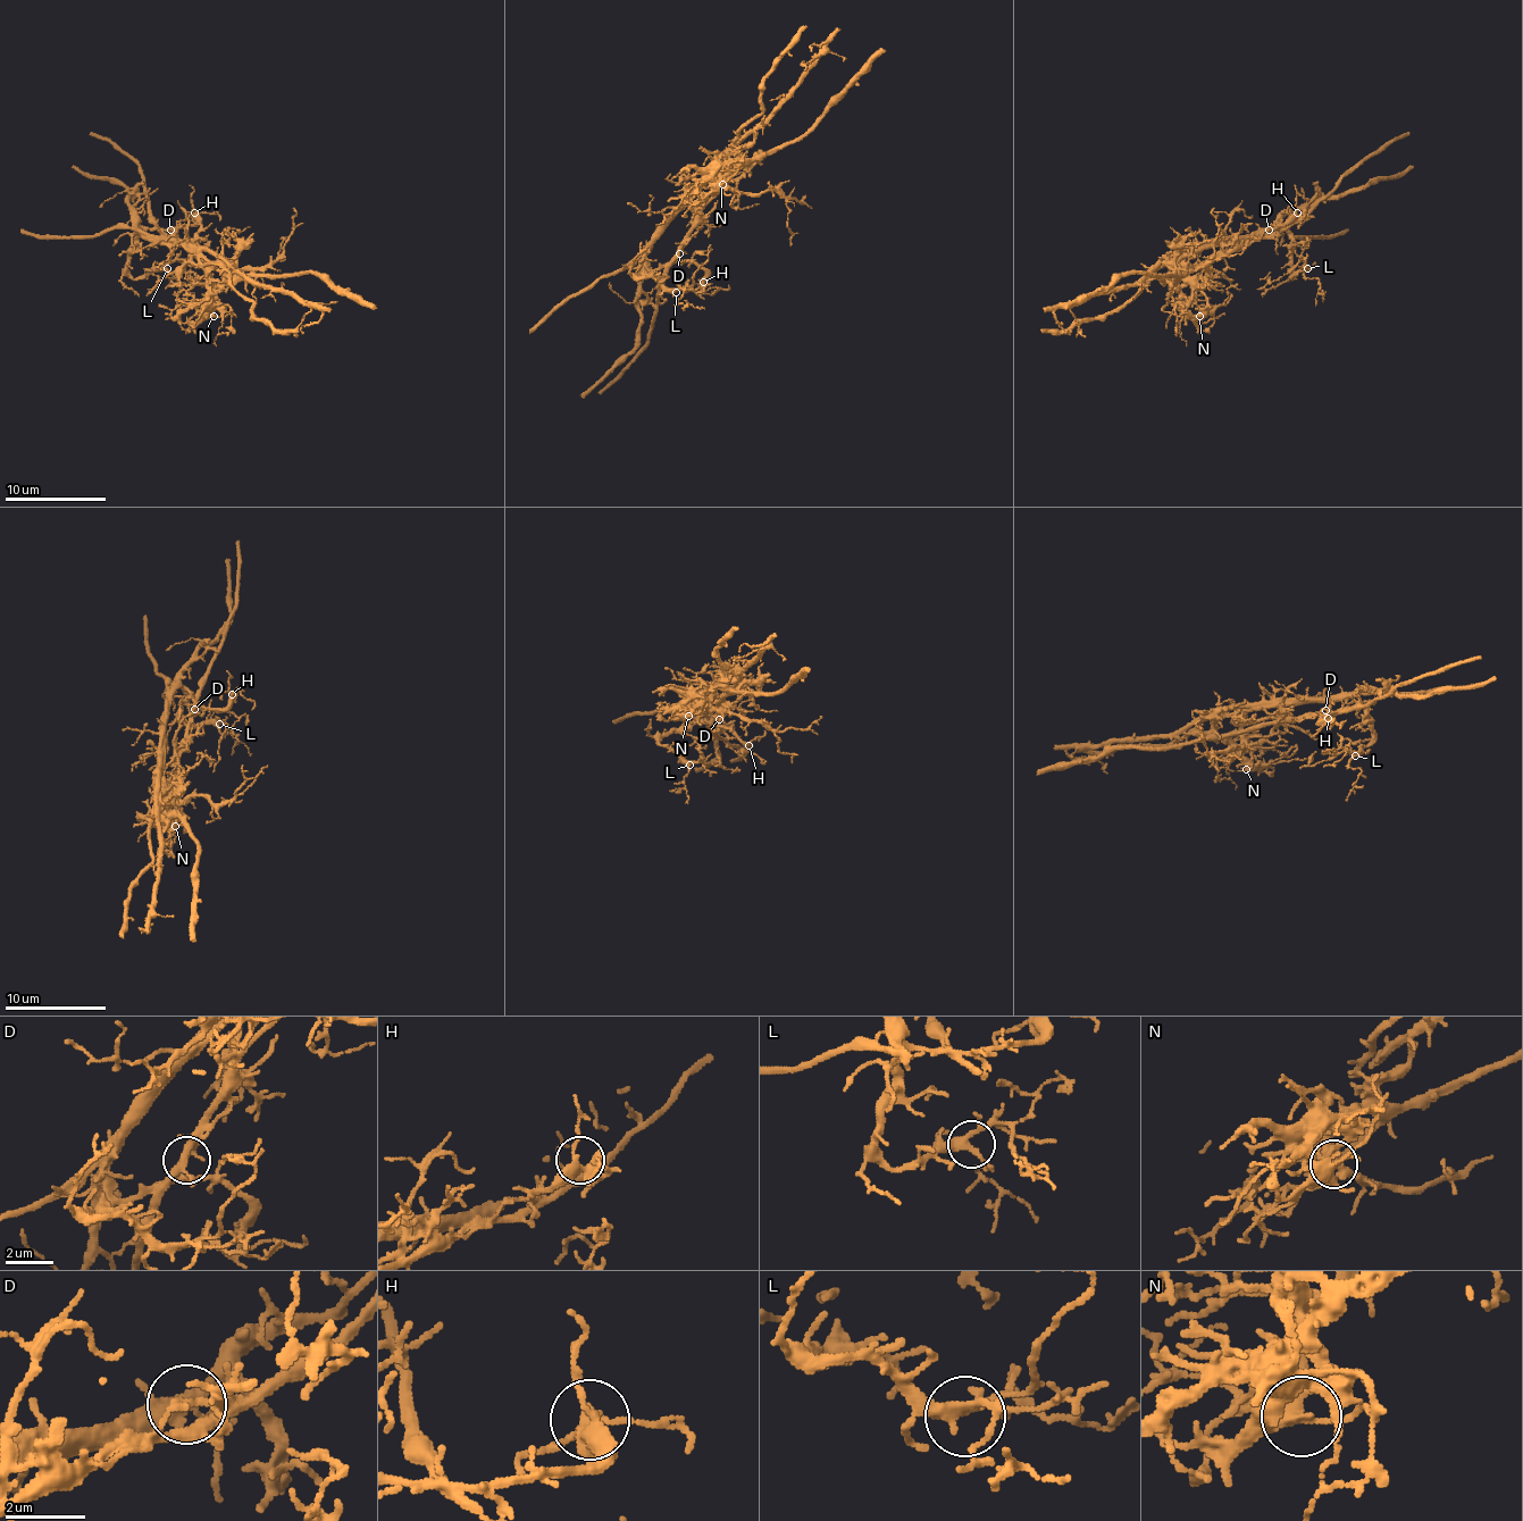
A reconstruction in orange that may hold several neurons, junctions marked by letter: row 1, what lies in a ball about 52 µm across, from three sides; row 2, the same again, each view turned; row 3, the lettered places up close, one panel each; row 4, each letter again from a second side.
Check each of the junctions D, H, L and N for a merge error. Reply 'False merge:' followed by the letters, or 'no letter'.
False merge: D, N

